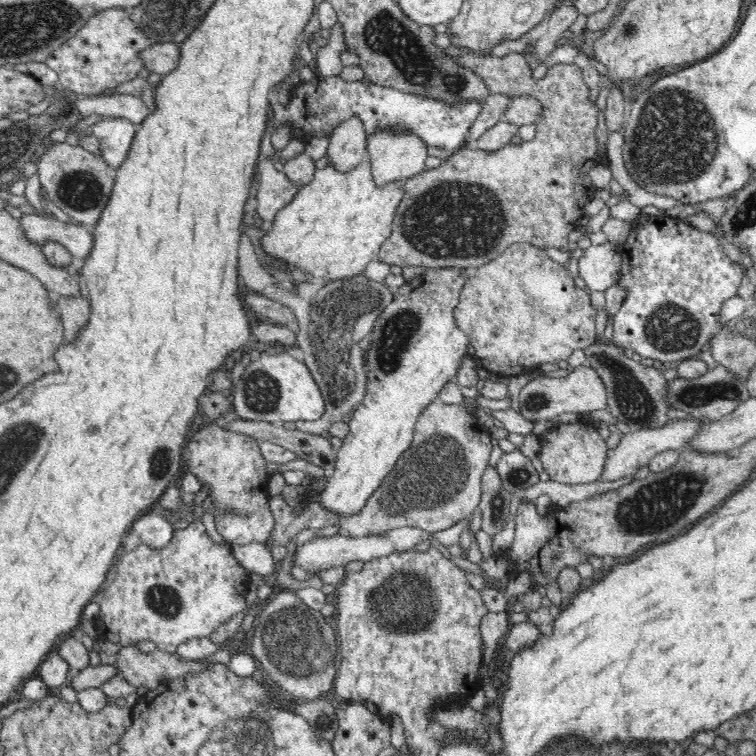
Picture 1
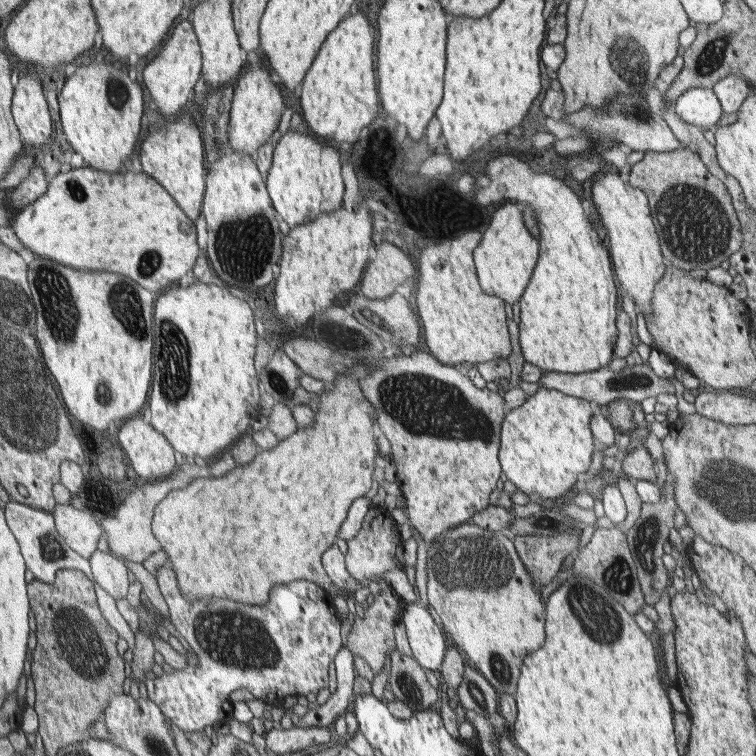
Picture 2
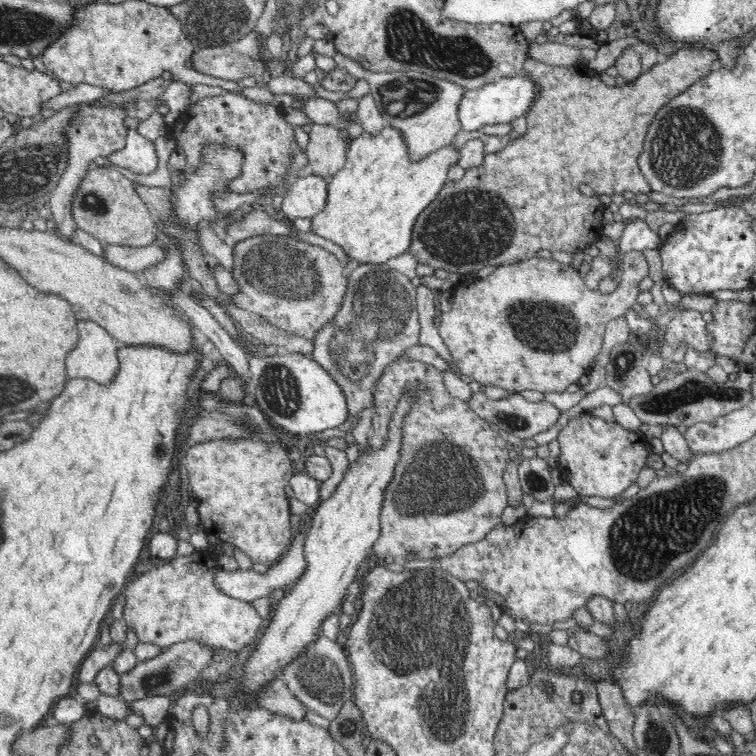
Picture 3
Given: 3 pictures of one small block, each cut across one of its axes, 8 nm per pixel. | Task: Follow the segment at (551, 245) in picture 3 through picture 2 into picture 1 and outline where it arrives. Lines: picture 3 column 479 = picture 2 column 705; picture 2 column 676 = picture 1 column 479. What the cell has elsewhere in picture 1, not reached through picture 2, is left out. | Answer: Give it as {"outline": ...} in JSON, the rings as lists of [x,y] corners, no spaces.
{"outline":[[[513,52],[505,56],[472,56],[454,54],[454,61],[460,67],[472,69],[473,74],[484,82],[492,93],[500,92],[507,94],[509,98],[518,98],[524,94],[531,94],[542,105],[541,113],[535,120],[535,136],[532,140],[522,141],[521,144],[507,144],[497,151],[483,151],[476,147],[467,146],[459,152],[450,155],[441,165],[431,170],[425,170],[421,173],[415,174],[410,178],[404,180],[401,184],[401,200],[397,205],[395,216],[392,222],[392,233],[380,248],[380,253],[377,254],[379,262],[390,264],[390,266],[426,266],[432,268],[433,266],[459,266],[460,268],[469,268],[471,271],[478,267],[495,260],[501,253],[504,253],[510,245],[515,243],[529,243],[538,249],[546,250],[548,248],[560,249],[560,251],[568,251],[568,235],[570,232],[581,225],[581,219],[584,215],[584,204],[590,200],[594,194],[594,185],[588,175],[590,168],[596,164],[606,165],[608,163],[608,154],[606,149],[600,151],[598,149],[598,138],[594,135],[594,130],[598,128],[598,106],[595,102],[590,101],[590,86],[584,81],[582,70],[572,64],[557,63],[547,68],[547,73],[543,78],[536,79],[532,75],[532,69],[528,65],[528,56],[524,53]]]}

